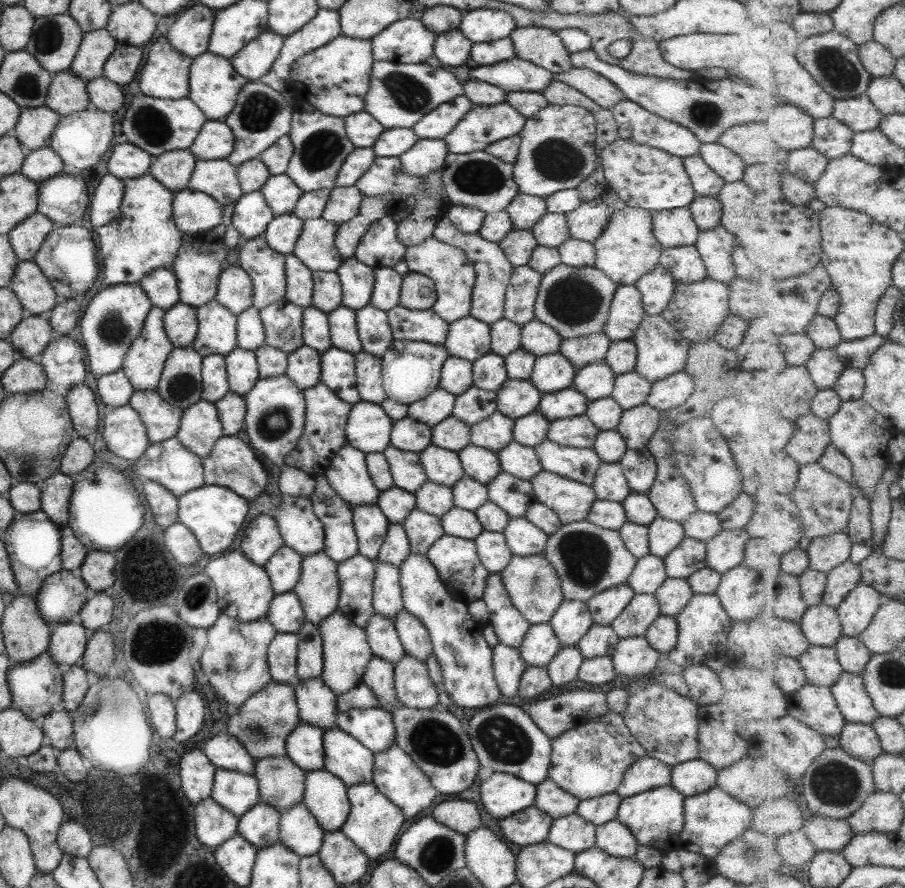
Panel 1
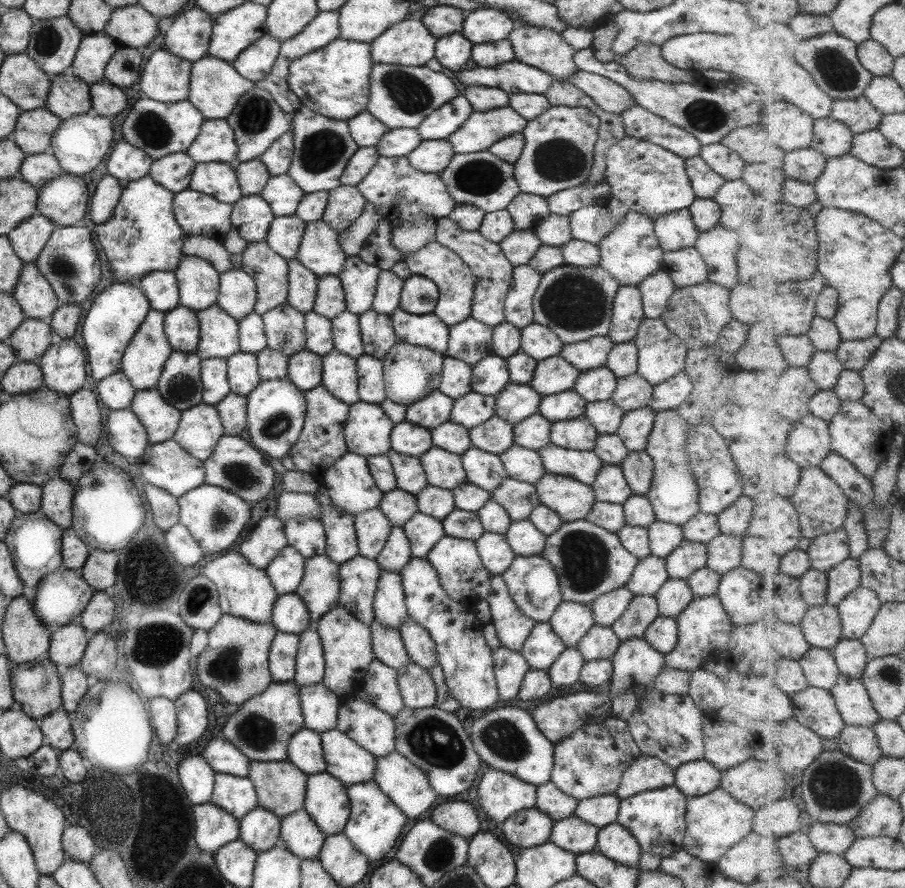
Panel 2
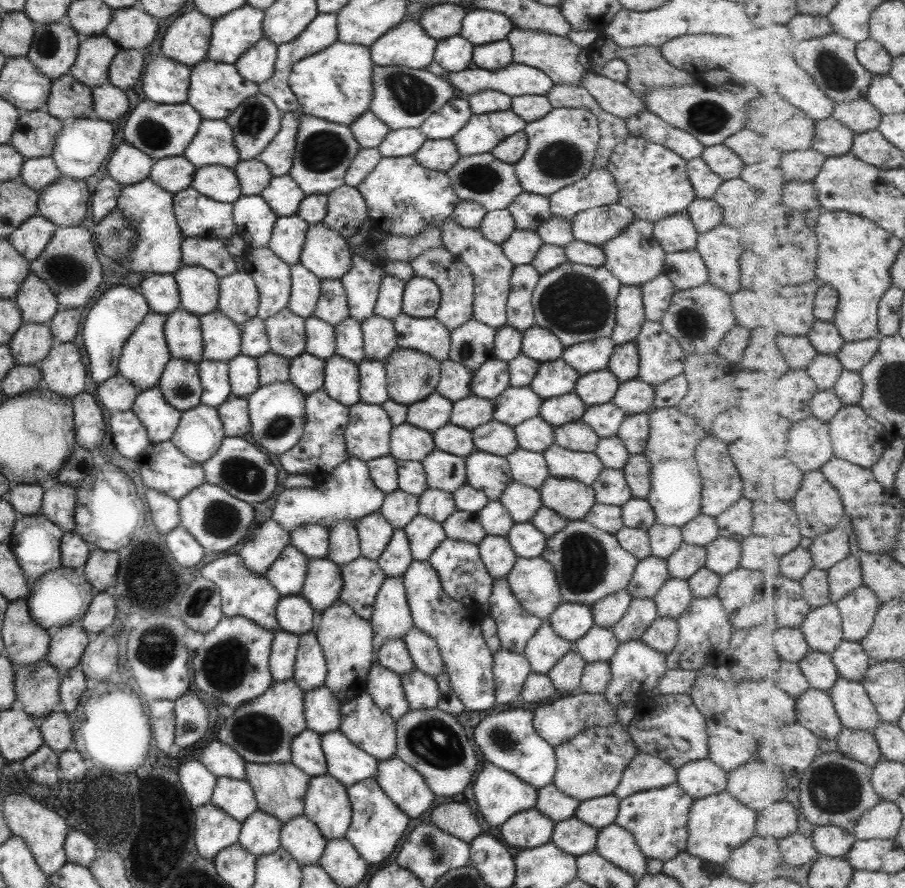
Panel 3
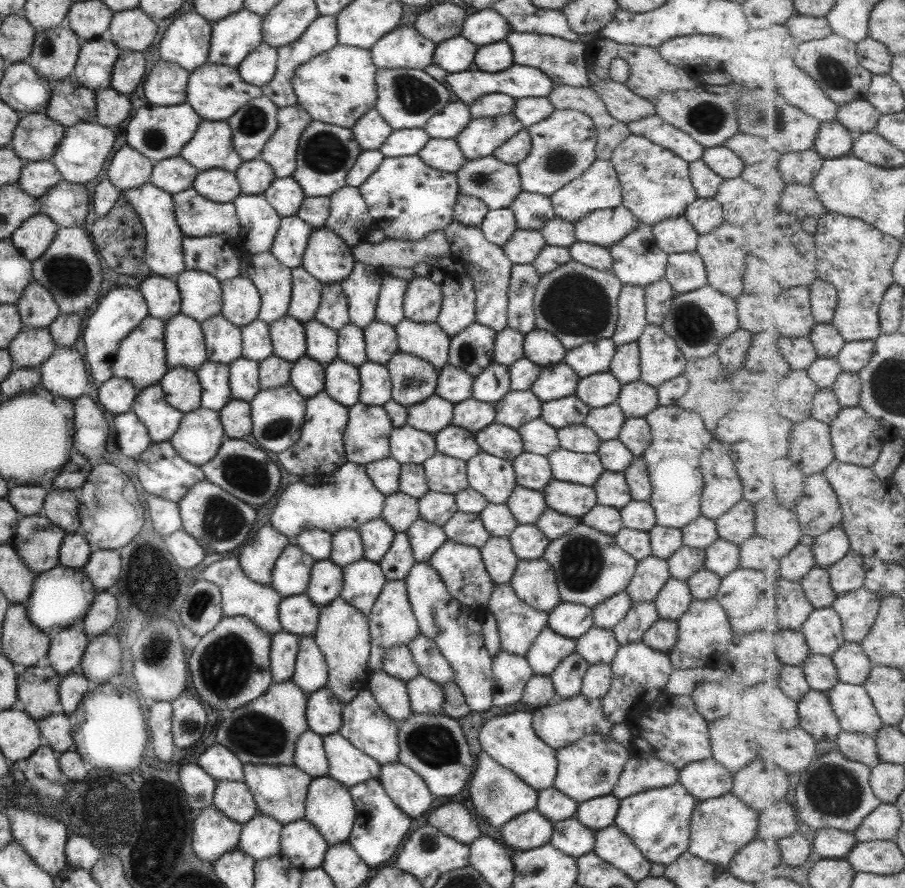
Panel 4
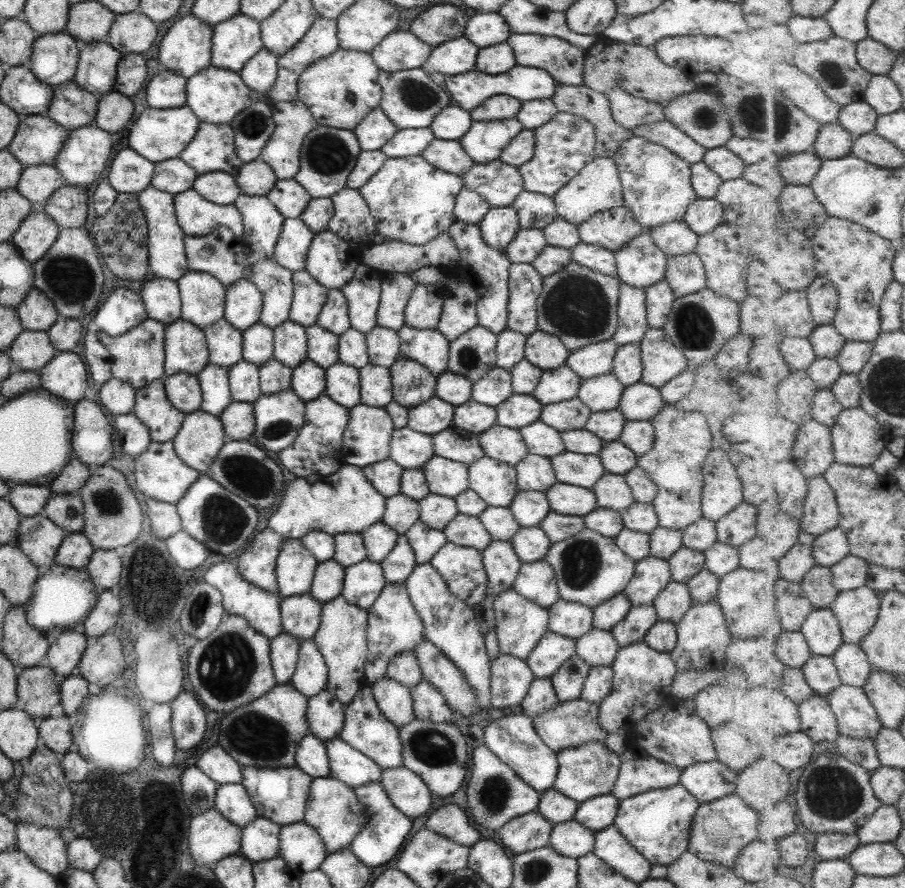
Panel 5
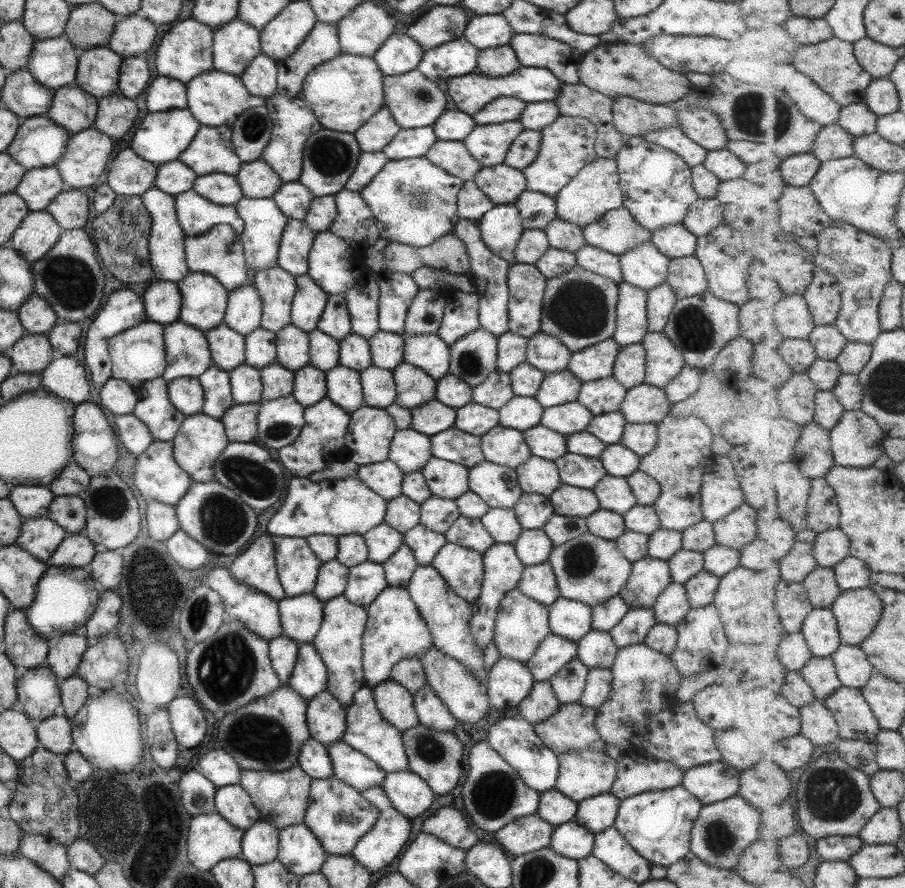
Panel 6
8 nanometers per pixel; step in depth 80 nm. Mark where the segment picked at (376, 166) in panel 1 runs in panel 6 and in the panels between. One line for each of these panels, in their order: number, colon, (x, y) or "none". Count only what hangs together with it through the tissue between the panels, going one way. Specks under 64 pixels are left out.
2: (398, 193)
3: (402, 198)
4: (407, 200)
5: (410, 201)
6: (413, 202)

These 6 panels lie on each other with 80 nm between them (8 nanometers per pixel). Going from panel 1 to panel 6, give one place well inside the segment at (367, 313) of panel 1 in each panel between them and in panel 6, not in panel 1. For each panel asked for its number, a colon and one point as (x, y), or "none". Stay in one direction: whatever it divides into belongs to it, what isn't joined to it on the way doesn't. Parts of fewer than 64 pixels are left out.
2: (376, 332)
3: (378, 334)
4: (380, 339)
5: (383, 345)
6: (386, 349)

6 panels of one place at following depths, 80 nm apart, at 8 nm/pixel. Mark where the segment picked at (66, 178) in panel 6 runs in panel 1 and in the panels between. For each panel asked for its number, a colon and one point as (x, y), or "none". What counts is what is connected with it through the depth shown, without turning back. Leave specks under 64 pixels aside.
1: (80, 139)
2: (79, 143)
3: (80, 147)
4: (83, 149)
5: (82, 157)

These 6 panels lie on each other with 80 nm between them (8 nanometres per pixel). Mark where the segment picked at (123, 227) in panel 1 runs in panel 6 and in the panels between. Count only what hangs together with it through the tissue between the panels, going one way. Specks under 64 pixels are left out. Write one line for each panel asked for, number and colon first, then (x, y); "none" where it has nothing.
2: (141, 236)
3: (148, 208)
4: (162, 256)
5: (166, 259)
6: (165, 244)

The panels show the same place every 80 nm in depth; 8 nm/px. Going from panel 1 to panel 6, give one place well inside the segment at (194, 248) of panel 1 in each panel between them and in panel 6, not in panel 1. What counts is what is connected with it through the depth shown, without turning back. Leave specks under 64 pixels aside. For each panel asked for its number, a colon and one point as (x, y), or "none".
2: (197, 280)
3: (198, 290)
4: (200, 293)
5: (202, 297)
6: (203, 300)

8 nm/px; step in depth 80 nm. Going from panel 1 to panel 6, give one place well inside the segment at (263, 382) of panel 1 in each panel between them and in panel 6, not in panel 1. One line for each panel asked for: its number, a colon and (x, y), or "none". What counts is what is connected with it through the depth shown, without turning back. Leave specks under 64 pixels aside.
2: (275, 409)
3: (276, 411)
4: (277, 414)
5: (278, 417)
6: (278, 422)

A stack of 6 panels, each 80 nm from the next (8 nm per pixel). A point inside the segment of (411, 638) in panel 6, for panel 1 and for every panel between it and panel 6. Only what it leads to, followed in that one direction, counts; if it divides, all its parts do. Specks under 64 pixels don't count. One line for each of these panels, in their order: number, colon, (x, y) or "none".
1: (386, 594)
2: (389, 609)
3: (390, 619)
4: (391, 623)
5: (392, 626)

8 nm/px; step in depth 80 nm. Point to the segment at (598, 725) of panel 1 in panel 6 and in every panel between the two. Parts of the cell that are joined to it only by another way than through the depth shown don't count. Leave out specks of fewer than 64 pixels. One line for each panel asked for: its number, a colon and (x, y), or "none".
2: (590, 761)
3: (590, 765)
4: (589, 767)
5: (589, 770)
6: (583, 774)

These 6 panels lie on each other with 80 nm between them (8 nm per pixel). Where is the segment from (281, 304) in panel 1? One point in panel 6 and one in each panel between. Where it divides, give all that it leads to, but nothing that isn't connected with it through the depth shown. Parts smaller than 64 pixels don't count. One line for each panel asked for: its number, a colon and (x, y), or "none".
2: (283, 328)
3: (285, 330)
4: (287, 337)
5: (289, 339)
6: (291, 345)

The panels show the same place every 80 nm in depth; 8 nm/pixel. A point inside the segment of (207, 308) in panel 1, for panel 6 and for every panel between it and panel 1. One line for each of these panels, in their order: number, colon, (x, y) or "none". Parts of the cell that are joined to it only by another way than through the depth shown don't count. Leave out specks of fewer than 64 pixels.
2: (218, 332)
3: (221, 338)
4: (222, 340)
5: (224, 342)
6: (227, 348)

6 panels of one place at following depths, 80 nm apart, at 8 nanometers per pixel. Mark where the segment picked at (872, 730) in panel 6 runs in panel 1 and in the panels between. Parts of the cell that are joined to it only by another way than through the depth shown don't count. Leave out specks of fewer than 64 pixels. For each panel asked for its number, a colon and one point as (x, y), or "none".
1: (850, 691)
2: (852, 698)
3: (852, 701)
4: (853, 705)
5: (857, 717)

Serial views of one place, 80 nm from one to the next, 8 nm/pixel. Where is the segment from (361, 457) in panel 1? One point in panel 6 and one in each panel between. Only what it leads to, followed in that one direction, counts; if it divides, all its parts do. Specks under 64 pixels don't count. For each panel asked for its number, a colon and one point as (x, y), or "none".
2: (347, 483)
3: (348, 493)
4: (348, 499)
5: (344, 502)
6: (339, 506)

